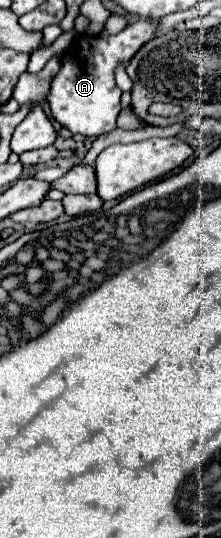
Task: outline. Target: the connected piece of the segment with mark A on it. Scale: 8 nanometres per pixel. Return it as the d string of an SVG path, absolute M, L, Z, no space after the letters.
M139 20L109 38L79 36L69 48L69 54L73 56L63 56L63 66L53 78L51 90L47 94L53 118L73 134L95 138L113 132L121 112L121 90L115 86L113 72L119 62L127 64L147 40L155 38L155 26L155 22Z

